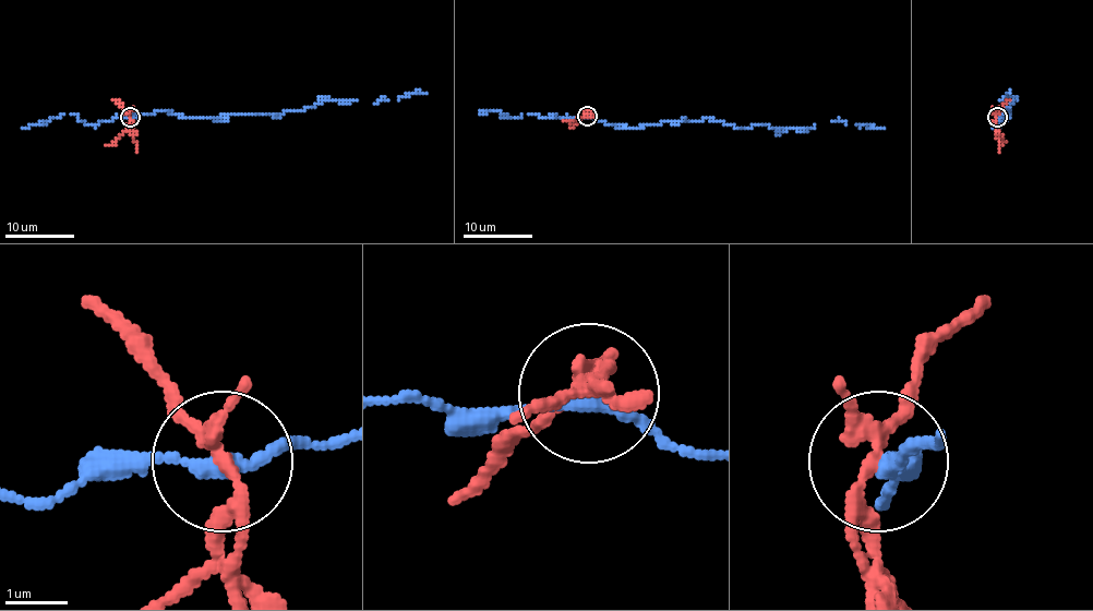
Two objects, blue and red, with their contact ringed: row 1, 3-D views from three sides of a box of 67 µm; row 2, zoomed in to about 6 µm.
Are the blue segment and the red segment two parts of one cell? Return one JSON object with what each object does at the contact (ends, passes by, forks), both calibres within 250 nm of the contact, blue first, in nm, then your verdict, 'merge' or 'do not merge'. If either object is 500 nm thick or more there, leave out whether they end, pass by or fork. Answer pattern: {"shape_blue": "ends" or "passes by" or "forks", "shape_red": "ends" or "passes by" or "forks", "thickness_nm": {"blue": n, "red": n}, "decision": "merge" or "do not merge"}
{"shape_blue": "passes by", "shape_red": "forks", "thickness_nm": {"blue": 200, "red": 180}, "decision": "do not merge"}

